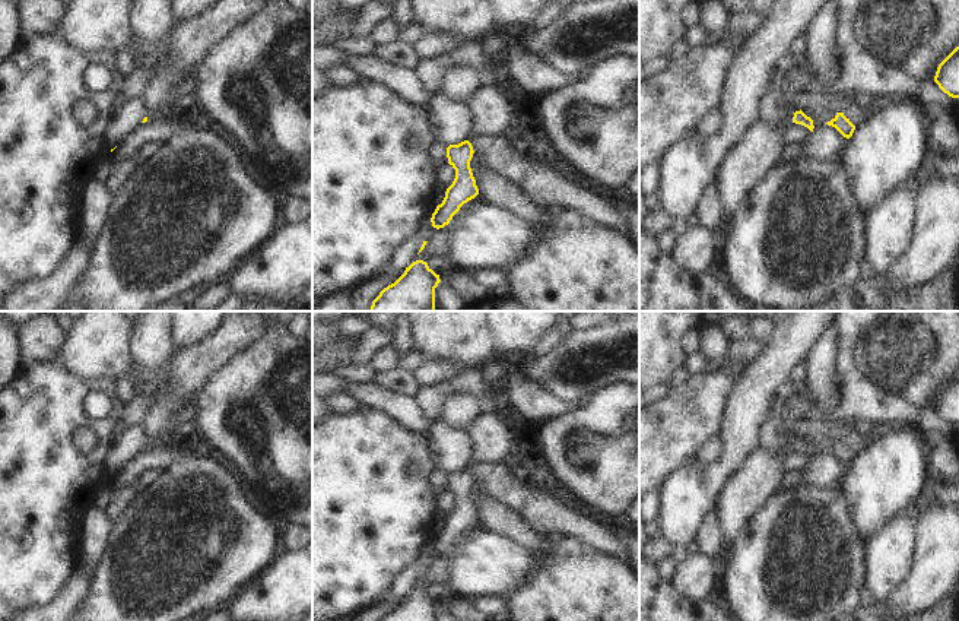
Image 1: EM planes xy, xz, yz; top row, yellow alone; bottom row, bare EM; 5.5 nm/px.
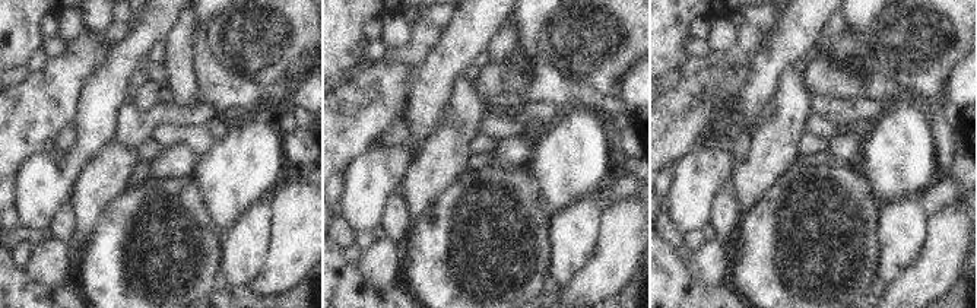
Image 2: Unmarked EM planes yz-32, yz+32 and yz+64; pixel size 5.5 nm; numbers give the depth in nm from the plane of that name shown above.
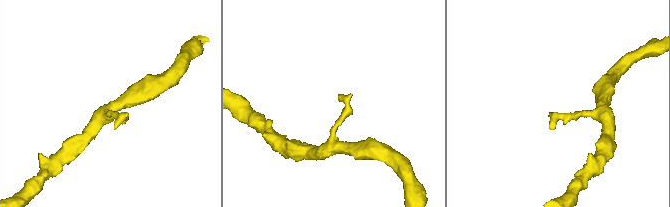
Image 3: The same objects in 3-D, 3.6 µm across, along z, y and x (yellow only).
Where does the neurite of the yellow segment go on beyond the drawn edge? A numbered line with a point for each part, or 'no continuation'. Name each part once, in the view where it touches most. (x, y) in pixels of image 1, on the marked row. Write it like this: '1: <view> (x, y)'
no continuation

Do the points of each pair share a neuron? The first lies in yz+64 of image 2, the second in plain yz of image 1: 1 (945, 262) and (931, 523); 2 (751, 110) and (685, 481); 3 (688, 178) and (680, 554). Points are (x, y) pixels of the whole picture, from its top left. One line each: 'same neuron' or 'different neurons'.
1: same neuron
2: same neuron
3: different neurons

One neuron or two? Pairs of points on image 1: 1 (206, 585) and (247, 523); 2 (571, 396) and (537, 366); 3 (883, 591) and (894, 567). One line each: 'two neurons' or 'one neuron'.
1: one neuron
2: one neuron
3: one neuron

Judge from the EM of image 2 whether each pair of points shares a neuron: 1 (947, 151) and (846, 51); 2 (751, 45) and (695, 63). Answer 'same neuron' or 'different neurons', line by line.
1: different neurons
2: same neuron

